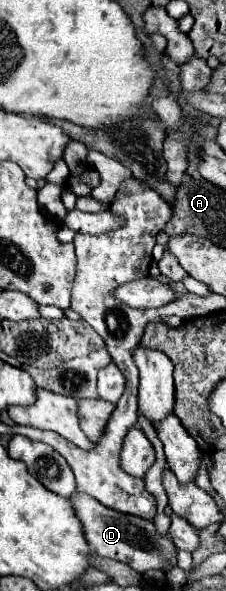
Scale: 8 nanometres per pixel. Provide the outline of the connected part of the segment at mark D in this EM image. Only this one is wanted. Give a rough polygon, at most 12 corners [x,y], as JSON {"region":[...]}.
{"region":[[70,497],[96,555],[136,571],[176,565],[152,521]]}

